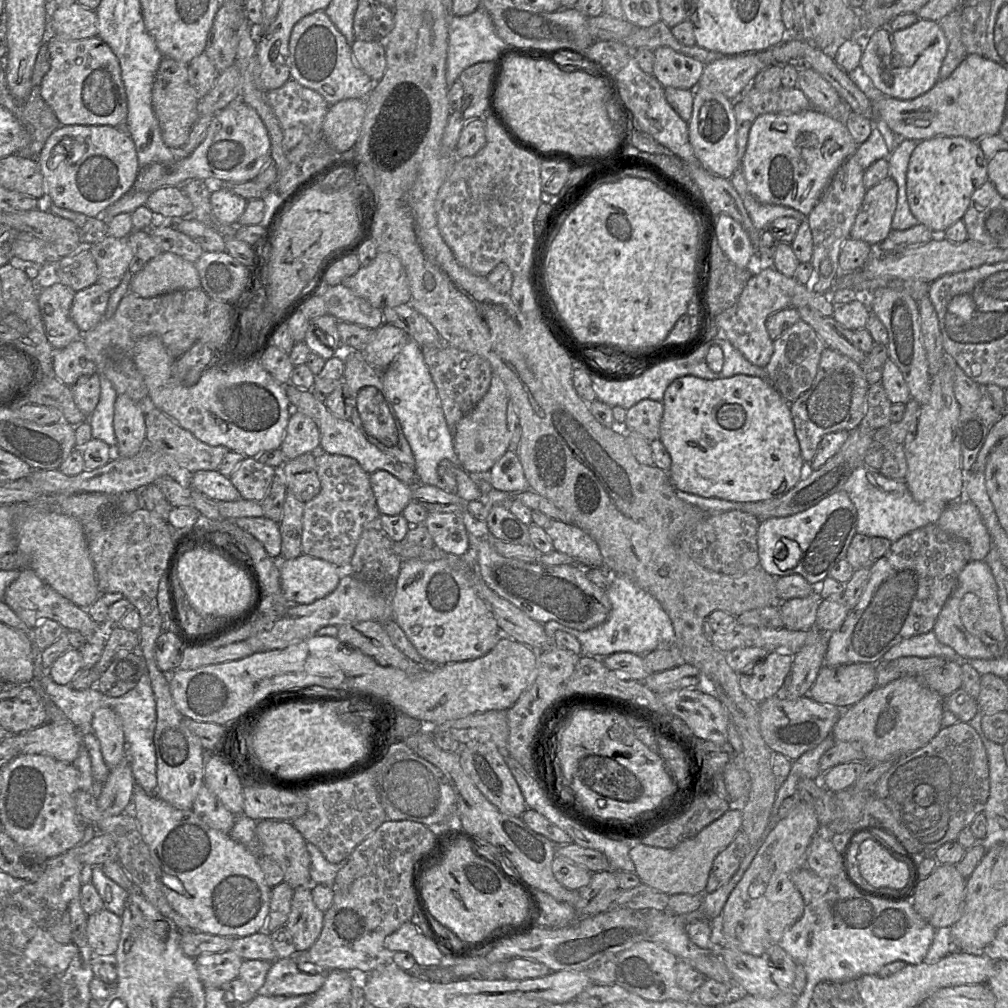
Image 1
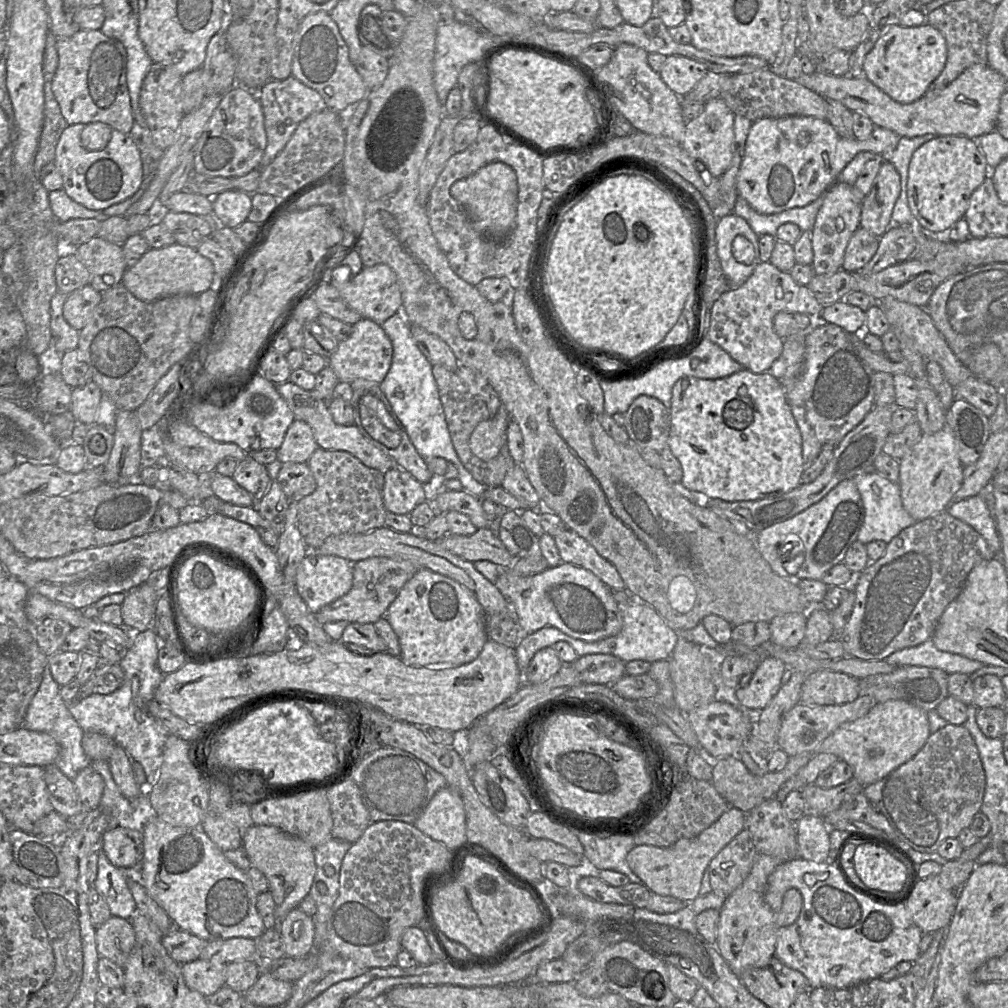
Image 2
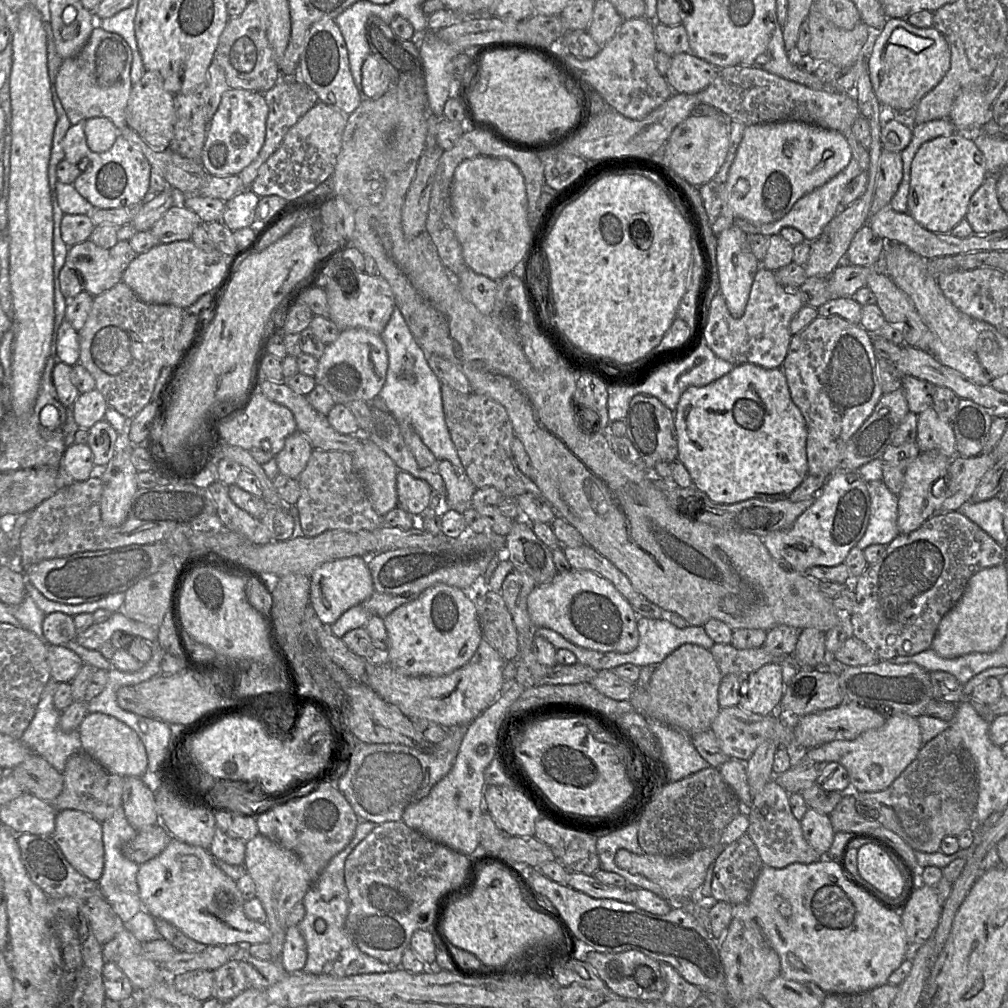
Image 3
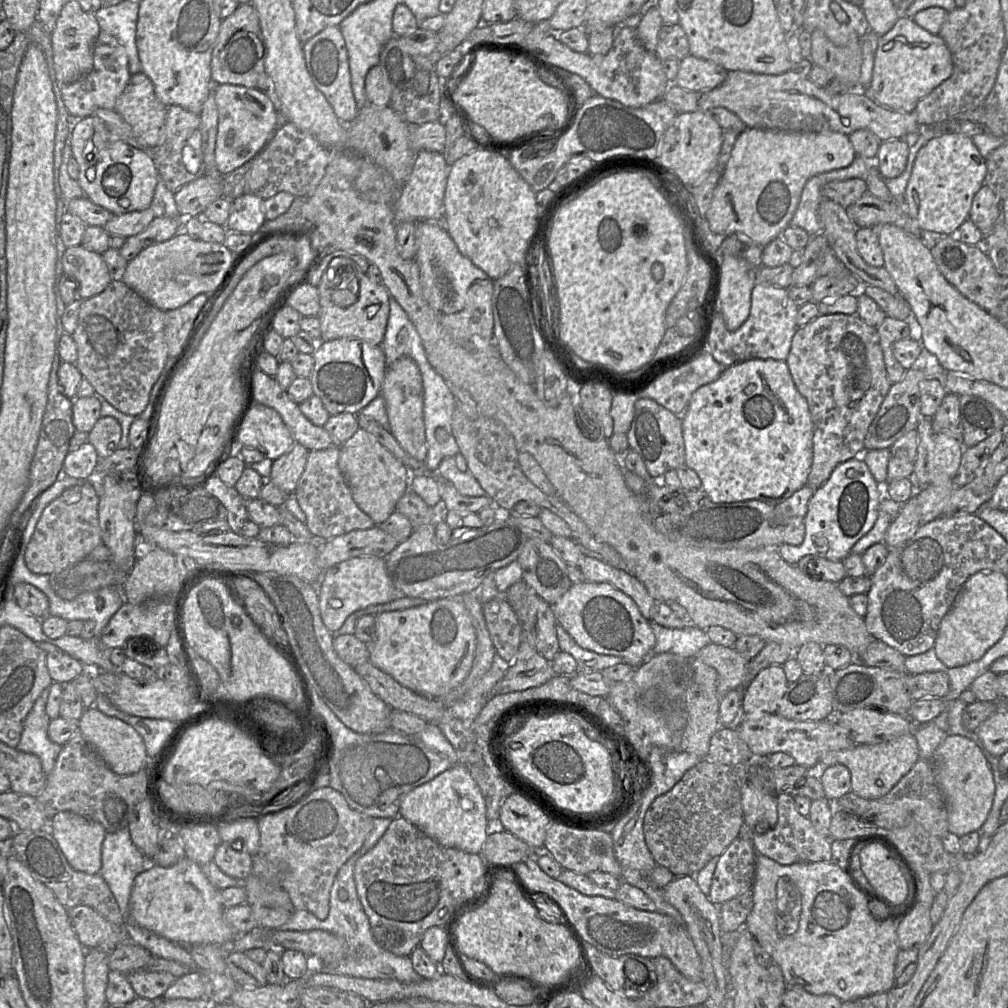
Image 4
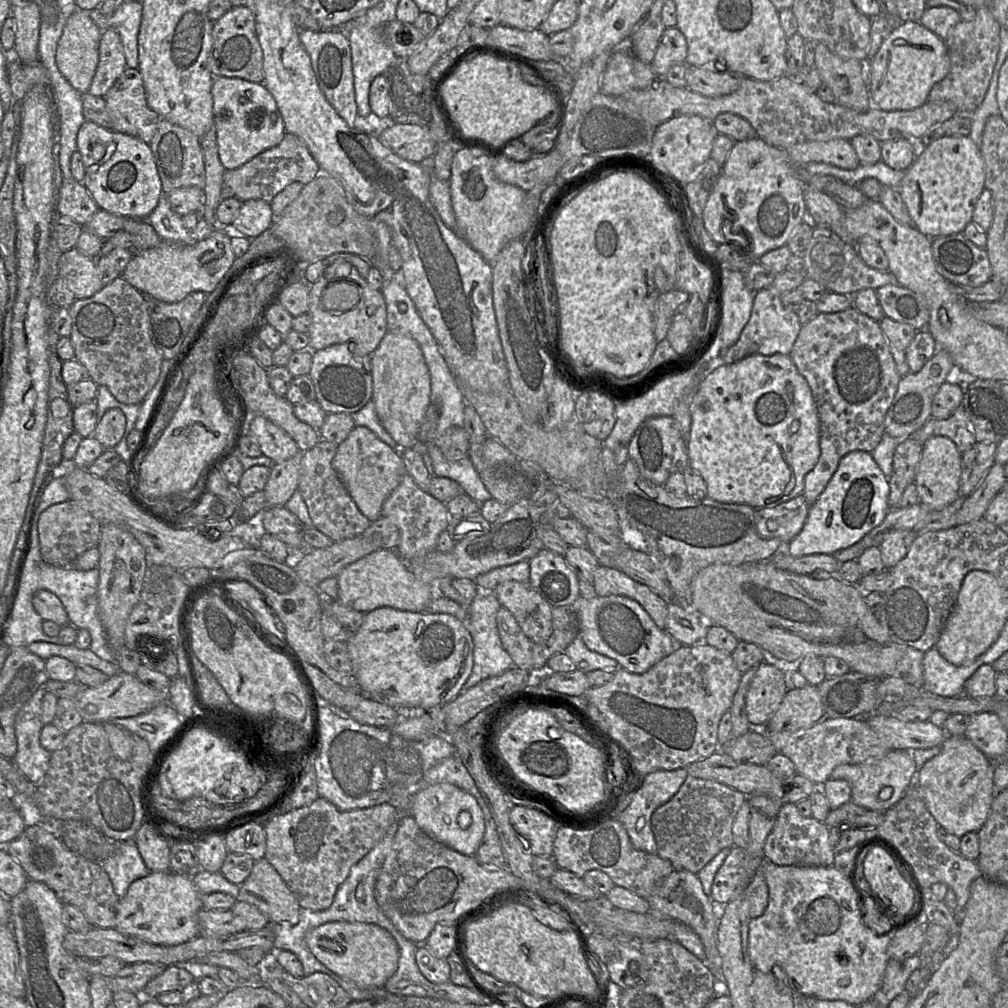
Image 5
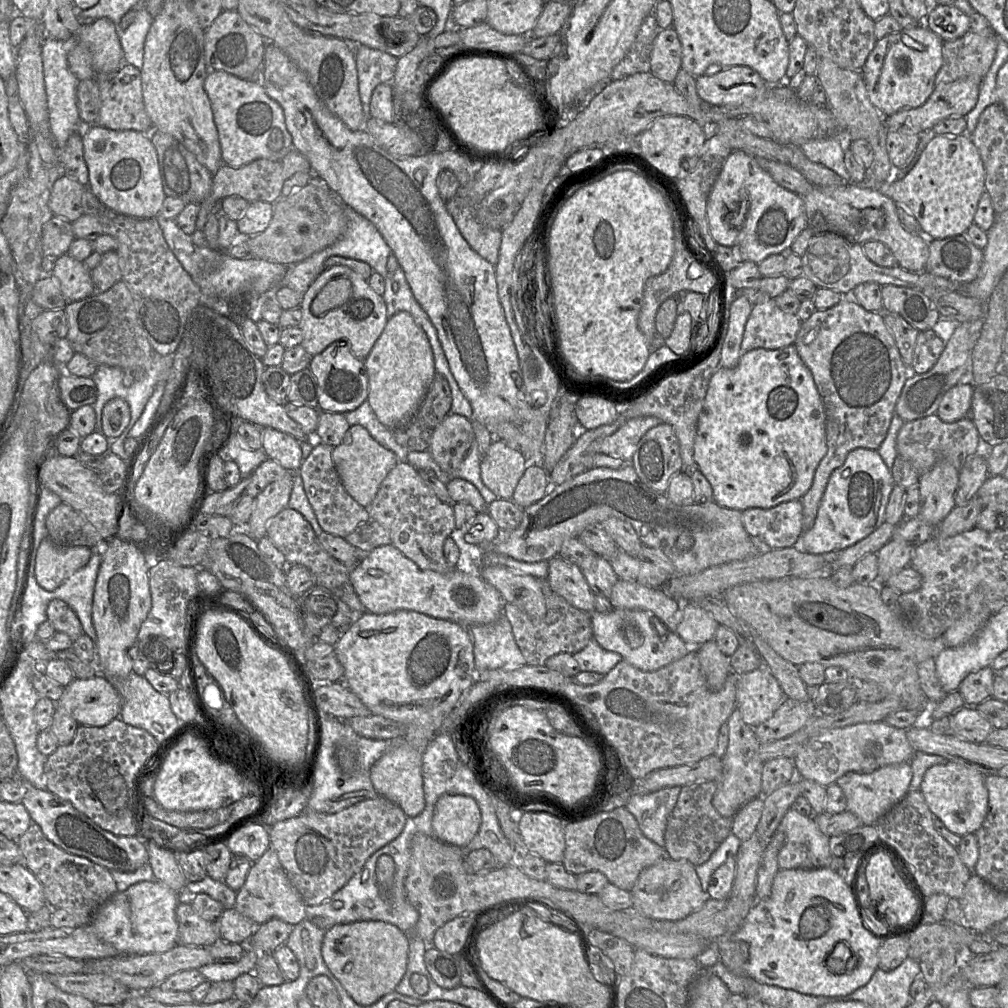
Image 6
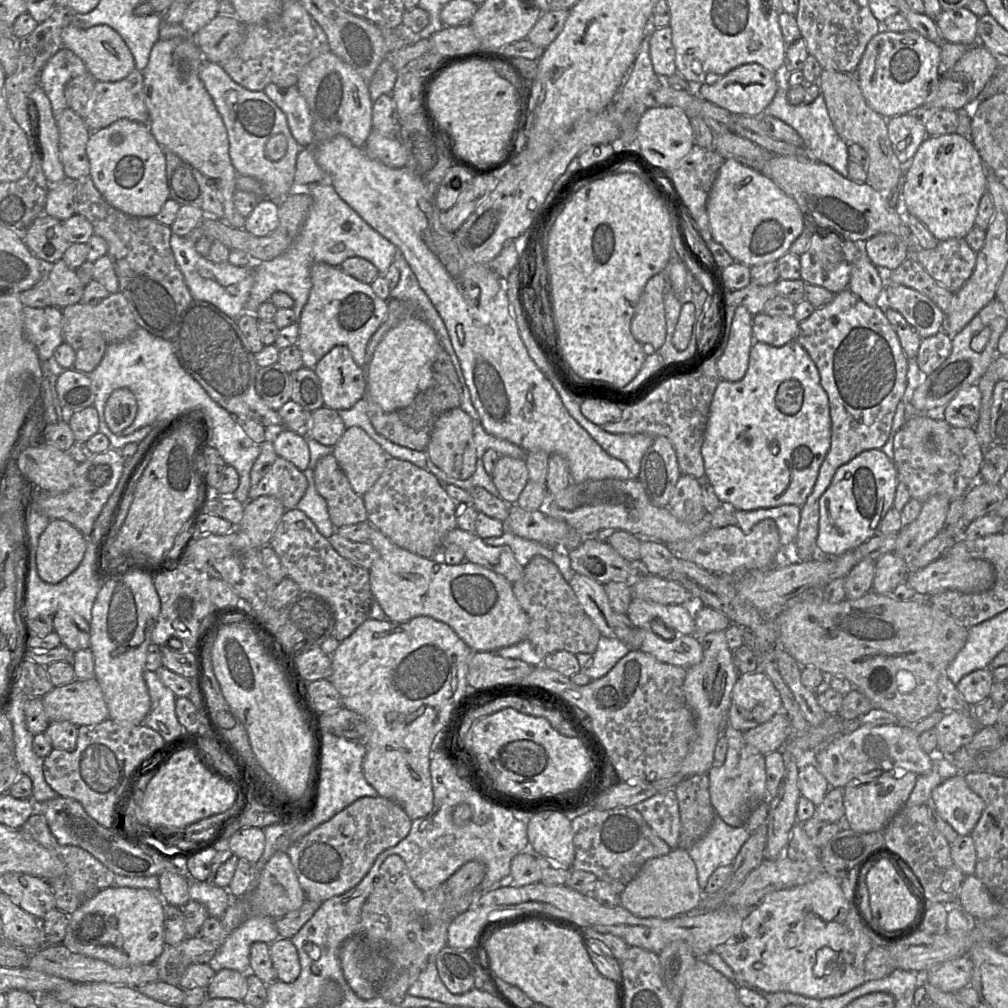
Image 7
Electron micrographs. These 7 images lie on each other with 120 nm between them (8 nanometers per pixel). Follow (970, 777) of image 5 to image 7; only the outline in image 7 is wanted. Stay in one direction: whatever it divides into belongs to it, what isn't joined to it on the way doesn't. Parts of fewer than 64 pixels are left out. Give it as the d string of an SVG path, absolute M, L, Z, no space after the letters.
M961 772L935 787L930 801L960 836L971 834L985 808L983 799L969 788Z

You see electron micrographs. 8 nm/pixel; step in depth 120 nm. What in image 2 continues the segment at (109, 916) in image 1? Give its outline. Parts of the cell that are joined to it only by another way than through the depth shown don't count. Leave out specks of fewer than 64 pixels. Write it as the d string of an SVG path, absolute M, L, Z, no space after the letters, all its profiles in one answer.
M112 915L95 928L95 941L100 957L123 968L135 944L134 929L129 920Z

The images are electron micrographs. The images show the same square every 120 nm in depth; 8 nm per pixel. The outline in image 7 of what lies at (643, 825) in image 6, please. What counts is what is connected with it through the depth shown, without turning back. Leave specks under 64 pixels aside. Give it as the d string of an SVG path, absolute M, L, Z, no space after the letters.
M674 789L661 791L633 807L641 813L645 822L671 850L678 848L681 822Z

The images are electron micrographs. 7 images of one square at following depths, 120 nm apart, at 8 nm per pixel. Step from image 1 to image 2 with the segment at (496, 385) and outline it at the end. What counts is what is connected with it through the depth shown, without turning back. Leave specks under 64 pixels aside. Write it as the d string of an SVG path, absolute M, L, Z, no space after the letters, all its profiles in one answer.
M503 404L490 419L480 422L469 440L471 452L483 461L495 458L507 443L507 427L510 415Z

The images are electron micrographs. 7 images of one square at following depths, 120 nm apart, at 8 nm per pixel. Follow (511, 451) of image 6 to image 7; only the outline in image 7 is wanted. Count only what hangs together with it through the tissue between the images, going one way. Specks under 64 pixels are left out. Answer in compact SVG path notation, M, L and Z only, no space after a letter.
M501 456L491 474L491 479L498 489L500 498L508 503L516 504L529 481L525 460Z

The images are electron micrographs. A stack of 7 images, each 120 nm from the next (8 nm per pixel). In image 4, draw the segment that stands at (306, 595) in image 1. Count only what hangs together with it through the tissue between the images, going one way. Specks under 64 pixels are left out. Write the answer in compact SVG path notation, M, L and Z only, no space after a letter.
M375 556L350 558L325 570L318 595L321 619L333 634L352 613L371 605L384 604L405 597L389 577L384 558Z

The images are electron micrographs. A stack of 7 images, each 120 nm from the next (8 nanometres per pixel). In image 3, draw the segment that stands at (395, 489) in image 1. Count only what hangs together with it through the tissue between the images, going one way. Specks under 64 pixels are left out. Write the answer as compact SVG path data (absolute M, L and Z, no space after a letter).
M399 470L396 476L397 507L413 517L421 517L428 509L431 486L412 474Z

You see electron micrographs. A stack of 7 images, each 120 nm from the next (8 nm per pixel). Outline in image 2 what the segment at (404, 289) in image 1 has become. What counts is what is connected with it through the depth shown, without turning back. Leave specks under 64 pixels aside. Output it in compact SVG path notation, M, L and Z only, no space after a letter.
M378 263L354 273L350 267L341 266L332 271L330 284L339 292L343 301L362 318L382 325L389 317L402 312L402 296L398 278L386 264Z

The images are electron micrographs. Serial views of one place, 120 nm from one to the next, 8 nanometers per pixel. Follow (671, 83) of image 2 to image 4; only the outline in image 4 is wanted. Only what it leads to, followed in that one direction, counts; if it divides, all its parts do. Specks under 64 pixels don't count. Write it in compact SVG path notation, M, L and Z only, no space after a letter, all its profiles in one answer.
M686 56L679 63L675 84L689 91L705 91L720 86L727 78L728 71L709 60Z

